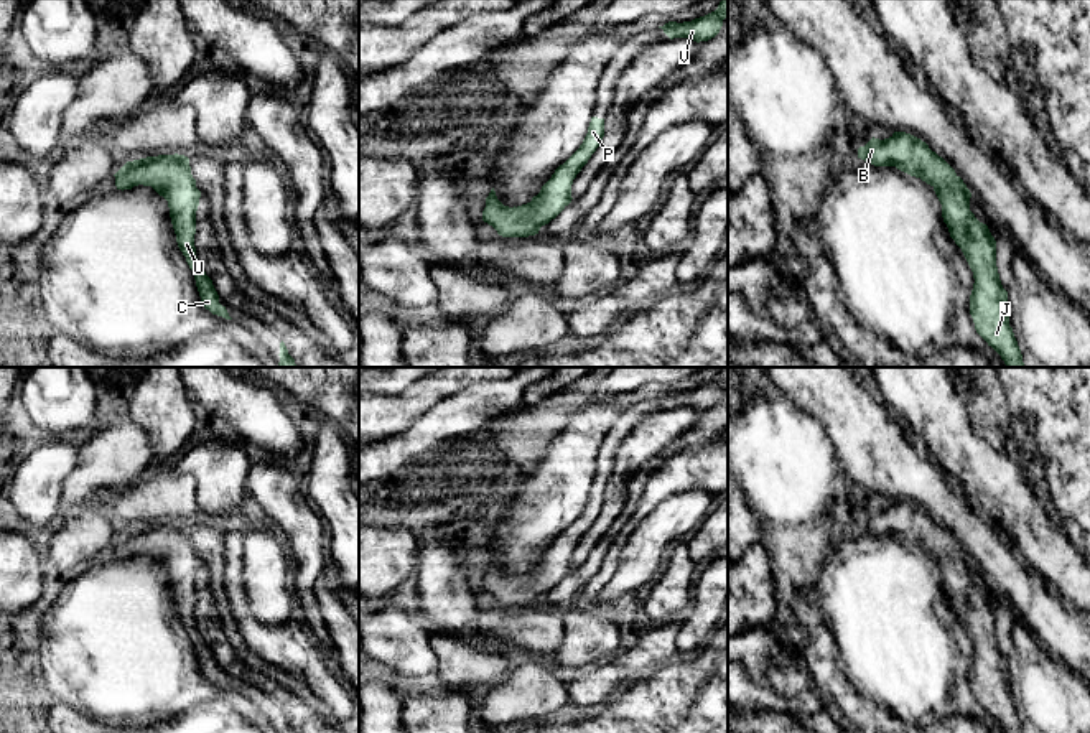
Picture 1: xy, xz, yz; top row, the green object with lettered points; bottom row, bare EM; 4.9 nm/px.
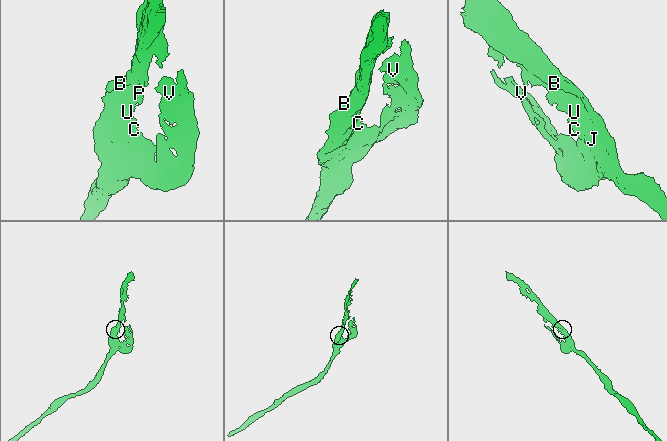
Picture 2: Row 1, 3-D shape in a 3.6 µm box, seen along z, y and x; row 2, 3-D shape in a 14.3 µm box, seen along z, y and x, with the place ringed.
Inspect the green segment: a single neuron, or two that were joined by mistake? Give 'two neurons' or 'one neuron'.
one neuron

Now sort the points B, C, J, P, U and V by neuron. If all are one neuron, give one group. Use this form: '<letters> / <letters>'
B C J P U V

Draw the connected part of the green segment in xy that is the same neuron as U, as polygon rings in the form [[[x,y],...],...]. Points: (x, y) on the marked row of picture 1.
[[[178,153],[147,156],[127,161],[114,176],[117,189],[132,189],[138,184],[151,186],[168,201],[176,242],[194,273],[203,306],[212,315],[232,320],[226,306],[219,303],[212,280],[196,257],[196,211],[201,191],[196,188],[196,180],[191,175],[189,158]]]

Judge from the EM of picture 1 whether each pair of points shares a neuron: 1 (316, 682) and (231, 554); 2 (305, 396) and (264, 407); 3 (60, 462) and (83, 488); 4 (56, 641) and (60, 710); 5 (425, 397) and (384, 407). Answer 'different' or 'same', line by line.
1: same
2: different
3: different
4: different
5: same

